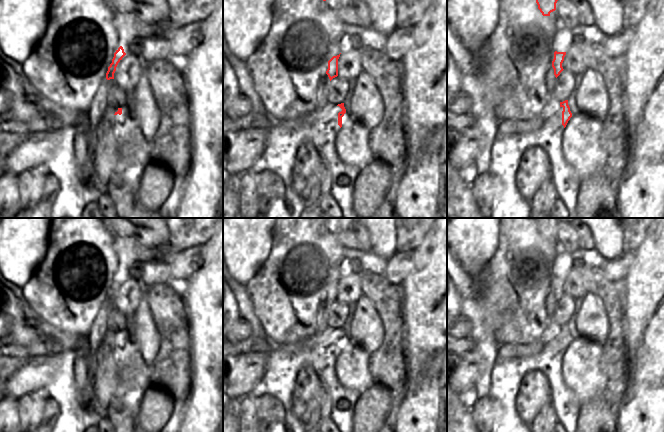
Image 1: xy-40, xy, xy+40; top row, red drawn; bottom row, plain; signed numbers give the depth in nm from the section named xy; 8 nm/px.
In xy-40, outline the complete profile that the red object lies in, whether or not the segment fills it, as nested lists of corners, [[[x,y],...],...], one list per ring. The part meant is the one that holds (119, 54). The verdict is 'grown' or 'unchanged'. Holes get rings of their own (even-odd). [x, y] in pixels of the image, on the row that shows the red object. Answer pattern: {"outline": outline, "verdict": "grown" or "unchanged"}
{"outline": [[[120,46],[116,52],[114,53],[114,57],[112,59],[112,63],[110,64],[110,66],[108,67],[108,71],[106,73],[106,79],[110,80],[110,79],[114,79],[114,73],[116,71],[116,67],[118,65],[118,63],[122,60],[122,58],[126,55],[126,53],[124,52],[124,49],[122,46]]], "verdict": "unchanged"}

